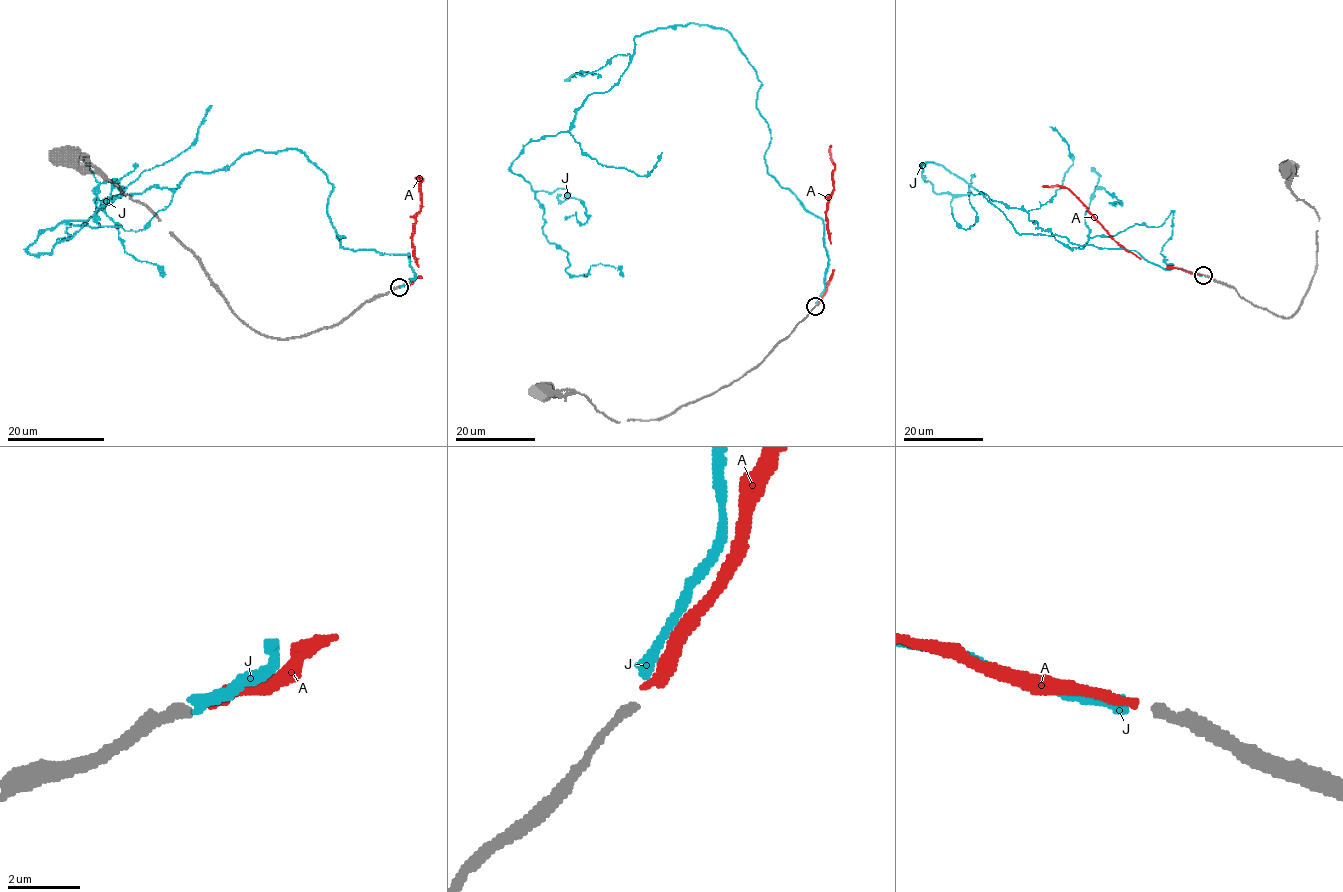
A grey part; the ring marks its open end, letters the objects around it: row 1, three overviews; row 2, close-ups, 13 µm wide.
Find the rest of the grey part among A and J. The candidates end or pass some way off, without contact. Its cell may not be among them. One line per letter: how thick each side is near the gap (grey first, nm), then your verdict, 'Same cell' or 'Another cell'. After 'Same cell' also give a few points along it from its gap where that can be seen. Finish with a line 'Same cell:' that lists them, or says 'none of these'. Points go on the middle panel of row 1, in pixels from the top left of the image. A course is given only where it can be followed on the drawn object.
A: Thickness 260 nm (grey) against 240 nm. Same cell. Its course: (815, 305), (833, 269), (826, 213), (828, 198), (833, 192), (831, 145)
J: Thickness 260 nm (grey) against 280 nm. Another cell
Same cell: A

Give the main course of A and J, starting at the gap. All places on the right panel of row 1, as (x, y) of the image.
A: (1202, 275), (1139, 259), (1110, 235), (1067, 188), (1042, 186)
J: (1201, 275), (1019, 234), (920, 165), (938, 194), (985, 193), (1070, 248), (1171, 211), (1160, 253), (1173, 265)

